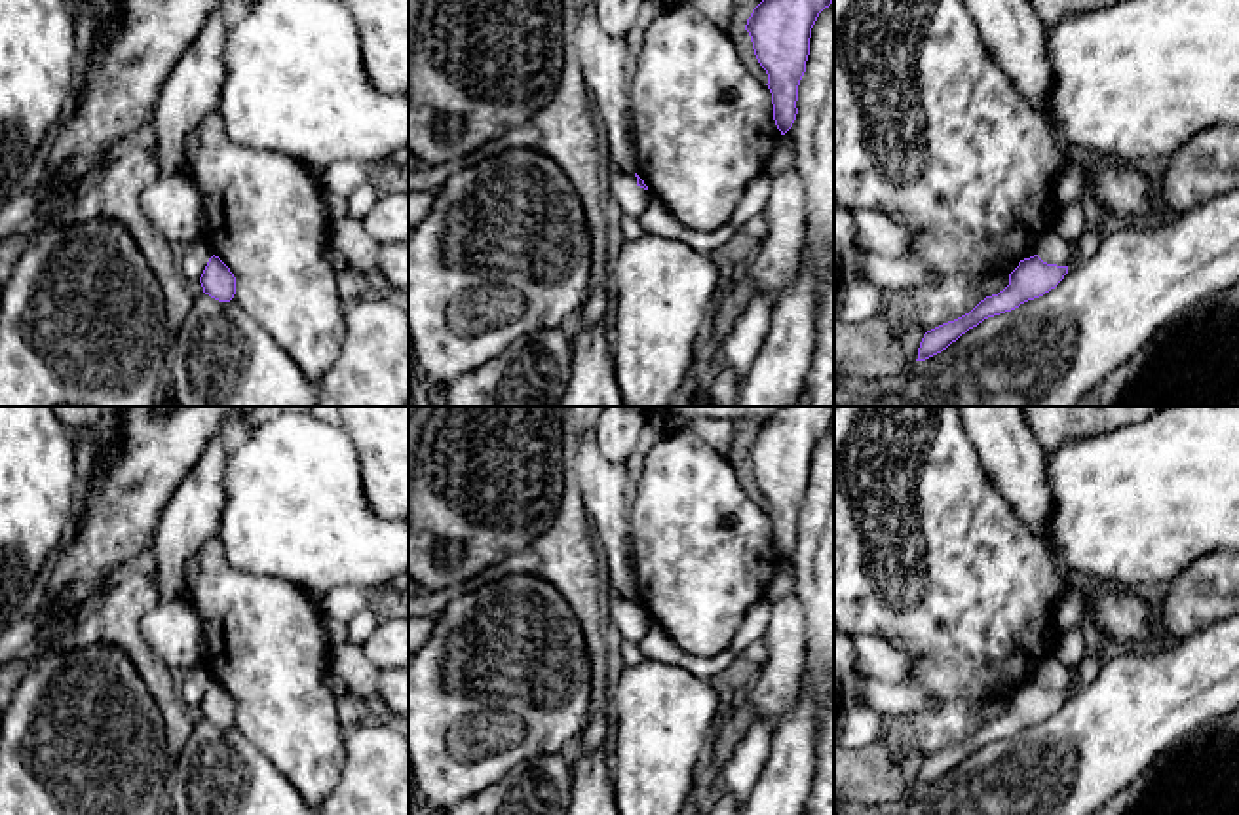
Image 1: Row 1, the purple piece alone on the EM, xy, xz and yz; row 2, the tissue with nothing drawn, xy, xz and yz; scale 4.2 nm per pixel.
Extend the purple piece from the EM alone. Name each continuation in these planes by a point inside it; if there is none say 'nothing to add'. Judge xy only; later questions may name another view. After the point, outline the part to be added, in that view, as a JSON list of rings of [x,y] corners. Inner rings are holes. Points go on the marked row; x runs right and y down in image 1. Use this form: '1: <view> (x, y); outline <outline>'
nothing to add

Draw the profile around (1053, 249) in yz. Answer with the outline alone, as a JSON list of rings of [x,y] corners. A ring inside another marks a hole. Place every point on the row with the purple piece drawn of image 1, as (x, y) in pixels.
[[[1051,230],[1039,239],[1036,255],[1047,264],[1068,266],[1070,243],[1058,232]]]

